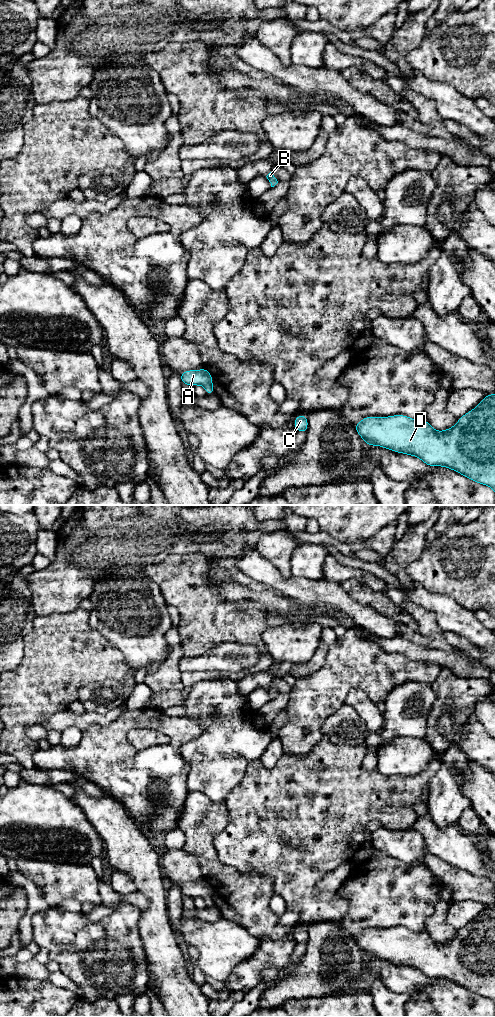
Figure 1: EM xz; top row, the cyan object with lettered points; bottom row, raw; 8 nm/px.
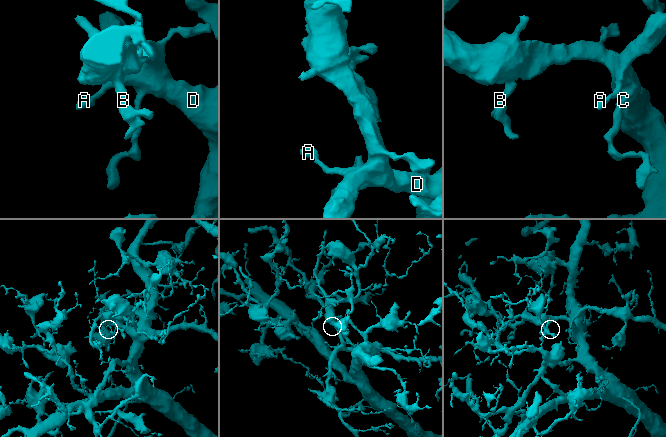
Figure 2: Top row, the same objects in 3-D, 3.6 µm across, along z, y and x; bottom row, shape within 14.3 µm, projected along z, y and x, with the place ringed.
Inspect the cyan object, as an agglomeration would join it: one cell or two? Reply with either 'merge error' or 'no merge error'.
no merge error

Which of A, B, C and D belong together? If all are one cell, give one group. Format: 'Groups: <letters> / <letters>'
Groups: A B C D

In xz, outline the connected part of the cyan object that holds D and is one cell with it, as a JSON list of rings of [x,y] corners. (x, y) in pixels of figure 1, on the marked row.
[[[495,393],[488,394],[450,429],[437,431],[427,420],[406,415],[368,416],[353,425],[366,445],[418,457],[431,467],[442,466],[492,488],[495,492]]]

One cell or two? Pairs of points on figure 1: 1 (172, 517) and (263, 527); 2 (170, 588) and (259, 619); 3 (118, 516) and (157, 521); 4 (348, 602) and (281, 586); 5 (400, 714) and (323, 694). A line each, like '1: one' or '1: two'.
1: one
2: one
3: one
4: one
5: two

